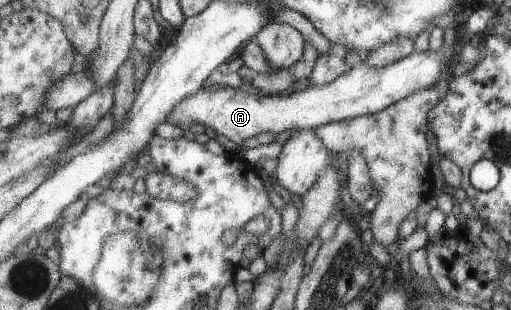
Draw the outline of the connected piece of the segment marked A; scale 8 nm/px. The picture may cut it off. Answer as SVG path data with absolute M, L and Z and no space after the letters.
M429 47L421 53L414 52L388 66L360 64L326 86L309 85L303 90L294 90L292 94L284 96L252 94L248 92L247 86L235 89L224 86L214 91L200 88L198 92L194 92L194 96L186 96L186 100L180 100L180 104L172 110L166 122L182 130L191 129L194 124L201 124L228 136L236 144L242 144L248 138L264 132L280 134L294 128L315 129L326 124L380 112L422 88L435 86L444 68L448 68L448 62L444 62L444 52Z

